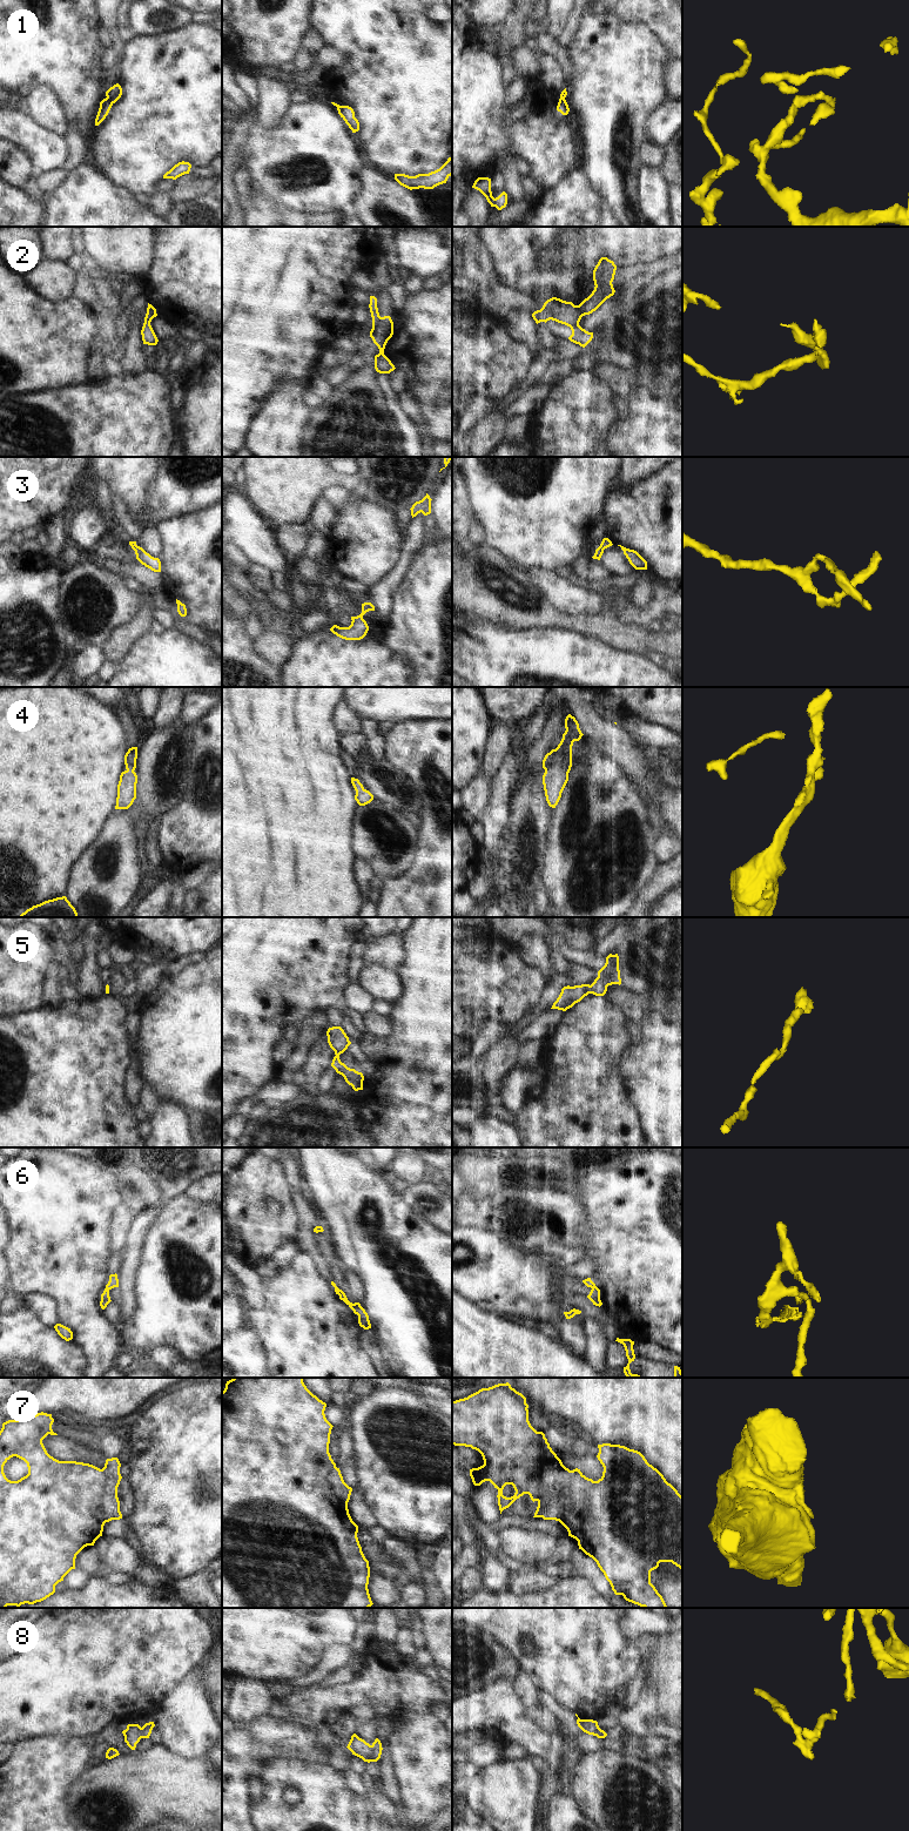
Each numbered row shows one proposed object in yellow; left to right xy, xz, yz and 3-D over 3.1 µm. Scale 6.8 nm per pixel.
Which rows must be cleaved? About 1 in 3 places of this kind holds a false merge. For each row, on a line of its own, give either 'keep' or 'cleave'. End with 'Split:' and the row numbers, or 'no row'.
1: cleave
2: cleave
3: keep
4: keep
5: keep
6: cleave
7: cleave
8: cleave
Split: 1, 2, 6, 7, 8

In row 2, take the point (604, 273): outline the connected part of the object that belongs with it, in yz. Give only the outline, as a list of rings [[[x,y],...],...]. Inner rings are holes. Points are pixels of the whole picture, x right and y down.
[[[601,257],[593,270],[594,290],[579,304],[583,316],[595,311],[607,298],[614,295],[613,280],[617,265],[607,257]]]

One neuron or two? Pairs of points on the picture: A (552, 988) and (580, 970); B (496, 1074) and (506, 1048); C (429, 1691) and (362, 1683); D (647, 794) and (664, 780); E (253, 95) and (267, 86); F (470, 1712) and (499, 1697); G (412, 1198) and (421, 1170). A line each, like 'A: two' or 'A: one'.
A: one
B: one
C: one
D: two
E: two
F: one
G: two

